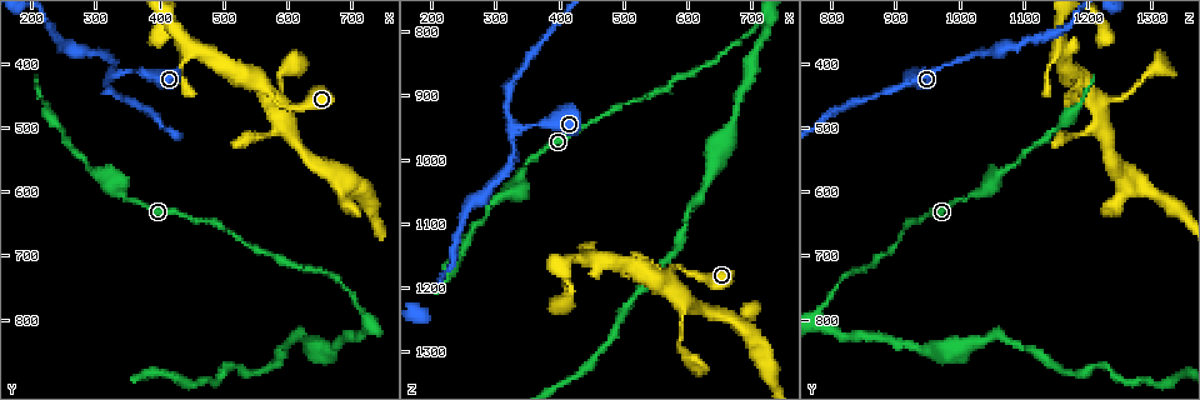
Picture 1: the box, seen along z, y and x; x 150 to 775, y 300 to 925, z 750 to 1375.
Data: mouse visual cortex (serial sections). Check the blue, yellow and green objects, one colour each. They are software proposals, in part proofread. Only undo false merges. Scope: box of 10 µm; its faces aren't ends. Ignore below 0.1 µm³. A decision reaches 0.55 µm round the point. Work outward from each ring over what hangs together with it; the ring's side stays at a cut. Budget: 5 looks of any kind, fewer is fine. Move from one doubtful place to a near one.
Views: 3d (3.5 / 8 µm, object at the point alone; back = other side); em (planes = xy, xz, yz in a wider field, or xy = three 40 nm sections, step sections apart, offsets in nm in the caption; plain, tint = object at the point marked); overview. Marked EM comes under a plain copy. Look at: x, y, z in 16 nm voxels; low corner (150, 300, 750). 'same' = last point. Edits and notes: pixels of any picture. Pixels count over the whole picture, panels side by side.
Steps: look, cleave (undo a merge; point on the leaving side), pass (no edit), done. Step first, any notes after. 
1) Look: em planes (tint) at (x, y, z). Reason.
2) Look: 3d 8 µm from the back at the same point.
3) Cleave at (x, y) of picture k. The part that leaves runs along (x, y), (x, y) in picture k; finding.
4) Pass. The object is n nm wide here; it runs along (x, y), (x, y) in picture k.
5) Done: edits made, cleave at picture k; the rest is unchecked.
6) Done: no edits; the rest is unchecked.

Look: 3d 8 µm at (335, 410, 950). Narrows sharply.

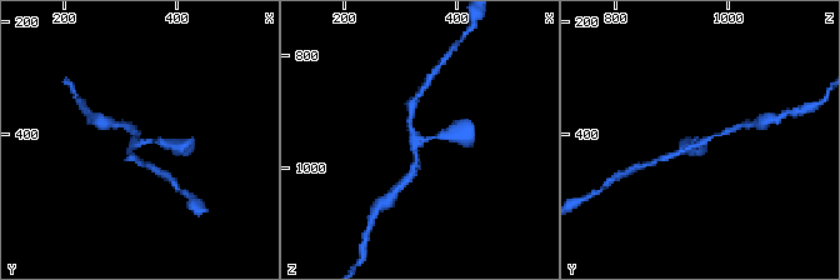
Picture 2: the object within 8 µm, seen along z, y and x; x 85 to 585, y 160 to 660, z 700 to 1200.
Look: em xy step 1 (tint) at the same point. 3 arms meet here; the arms are 150, 200, 250 nm wide; shape alone is not enough.

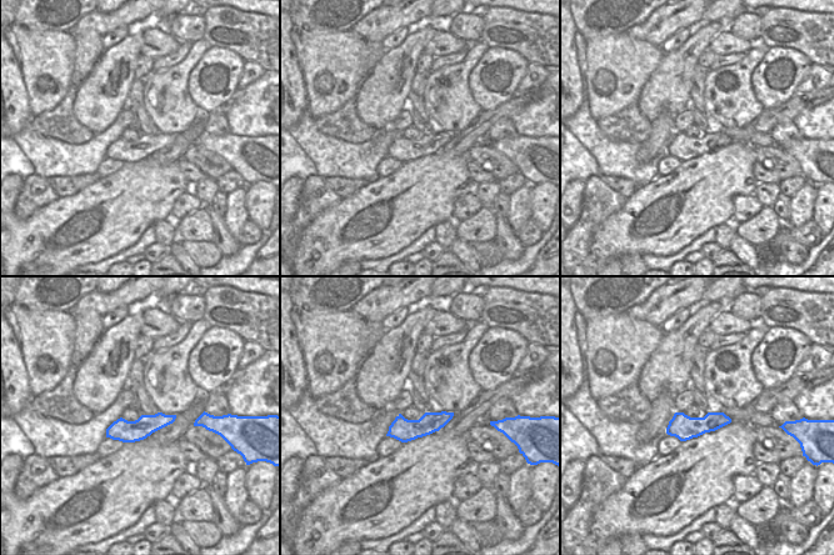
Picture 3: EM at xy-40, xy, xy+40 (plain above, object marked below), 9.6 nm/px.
Pass. It runs along (456, 136), (419, 141), (414, 170) in picture 2; one cell here.

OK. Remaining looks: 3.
Look: 3d 3.5 µm at (335, 600, 1030). Thick turns thin.

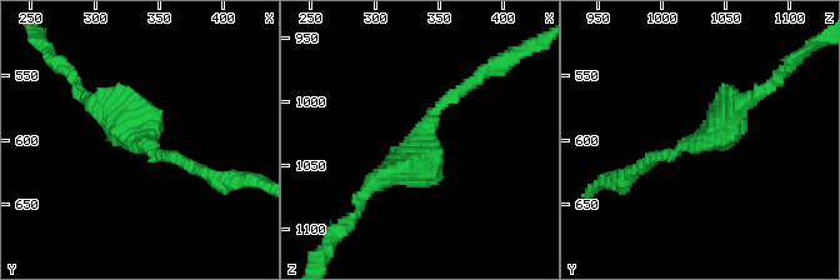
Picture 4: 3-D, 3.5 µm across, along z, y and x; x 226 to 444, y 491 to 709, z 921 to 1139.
Pass. It runs along (473, 80), (438, 109), (419, 158), (373, 183) in picture 4; continuous, no second cell.

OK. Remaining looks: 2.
Done: no edits; the rest is unchecked.

